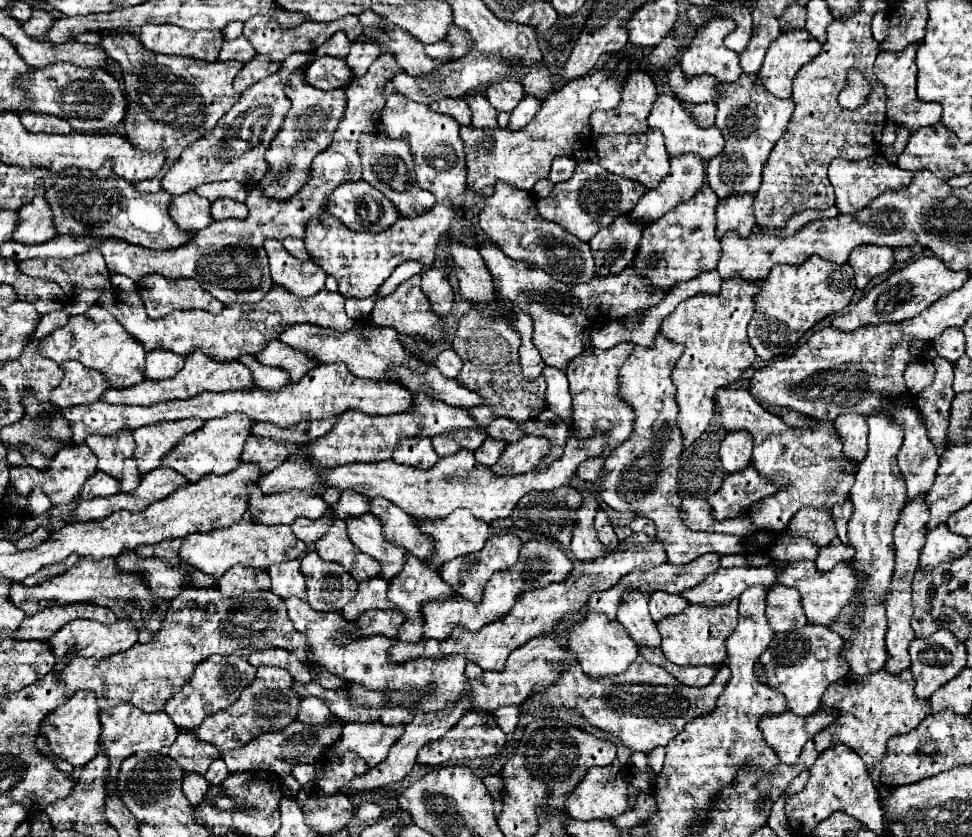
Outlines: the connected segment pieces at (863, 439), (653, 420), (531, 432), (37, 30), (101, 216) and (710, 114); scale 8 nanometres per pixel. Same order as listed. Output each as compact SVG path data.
M841 414L835 420L837 434L843 442L843 452L849 460L861 462L867 454L867 422L861 414Z
M657 332L655 344L651 348L637 346L633 348L633 354L625 360L625 364L619 370L619 396L635 410L635 424L633 434L627 442L623 442L617 450L611 452L611 456L605 460L605 472L601 472L601 488L595 488L597 498L607 504L613 510L619 512L633 512L637 516L645 516L655 522L657 528L657 540L663 544L667 558L671 564L689 564L691 560L715 552L715 554L745 554L745 538L743 536L729 536L729 534L709 534L709 532L693 532L689 530L679 516L681 498L677 494L677 470L681 460L681 432L677 430L675 418L677 418L677 402L675 402L675 386L671 382L671 370L675 362L679 360L683 352L681 344L671 342L663 334Z
M545 410L535 420L525 422L525 436L541 436L541 438L547 438L549 442L553 442L553 450L549 450L549 454L545 458L541 458L541 462L535 466L539 470L545 470L553 460L561 458L561 454L565 450L565 442L569 440L569 426L565 422L561 422L561 418L557 418L557 414L553 414L551 410Z
M33 10L33 16L29 18L29 22L23 22L23 30L29 36L37 36L41 38L41 34L45 34L45 30L49 30L49 26L53 26L53 18L49 12L43 10Z
M67 176L59 178L47 192L55 226L59 234L69 236L93 236L93 238L117 238L129 244L137 244L151 250L171 250L185 246L193 240L193 232L177 230L167 208L171 194L165 190L157 194L139 194L131 182L123 178L89 178L89 176Z
M681 102L681 106L685 106L685 110L689 110L689 114L693 116L693 120L697 122L697 126L701 128L709 128L715 124L715 110L717 106L707 102L707 104L689 104L689 102Z

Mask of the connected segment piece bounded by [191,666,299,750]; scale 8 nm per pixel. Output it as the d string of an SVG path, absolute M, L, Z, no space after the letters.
M263 666L257 670L257 678L253 680L253 684L249 684L243 690L241 698L233 706L217 714L211 714L191 732L201 742L209 742L219 750L231 750L231 746L243 746L245 742L249 742L247 736L259 736L263 732L281 730L297 720L295 716L299 708L299 694L295 694L291 684L293 678L289 676L287 670L275 666Z

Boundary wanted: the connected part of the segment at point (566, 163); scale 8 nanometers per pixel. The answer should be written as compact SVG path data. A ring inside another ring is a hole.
M571 156L555 158L553 160L553 166L551 166L551 172L549 172L549 180L553 184L559 184L559 182L569 180L573 176L573 172L575 172L575 166L577 166L577 162Z

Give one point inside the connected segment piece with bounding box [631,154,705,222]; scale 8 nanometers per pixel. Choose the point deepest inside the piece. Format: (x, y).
(686, 175)

